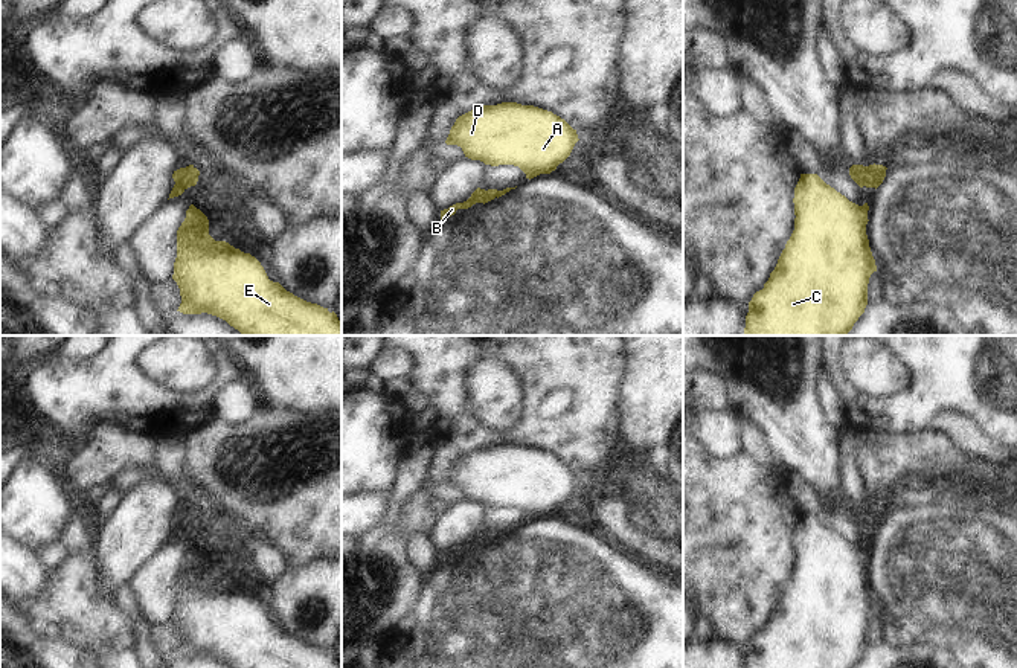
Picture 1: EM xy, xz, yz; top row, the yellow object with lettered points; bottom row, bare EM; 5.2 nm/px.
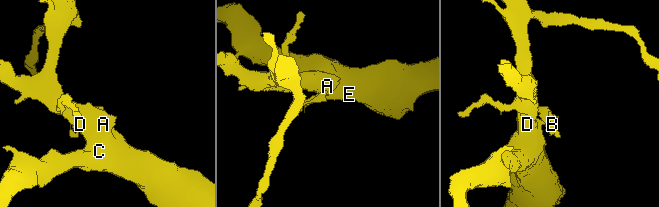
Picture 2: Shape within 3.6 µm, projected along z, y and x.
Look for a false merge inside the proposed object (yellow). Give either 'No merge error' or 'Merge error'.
Merge error.

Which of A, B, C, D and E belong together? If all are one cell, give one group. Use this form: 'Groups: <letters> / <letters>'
Groups: A C D E / B.

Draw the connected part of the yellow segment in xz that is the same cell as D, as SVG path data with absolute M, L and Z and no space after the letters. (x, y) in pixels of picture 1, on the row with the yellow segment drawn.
M502 102L459 116L445 140L485 165L514 165L526 177L550 174L572 153L576 130L552 111Z

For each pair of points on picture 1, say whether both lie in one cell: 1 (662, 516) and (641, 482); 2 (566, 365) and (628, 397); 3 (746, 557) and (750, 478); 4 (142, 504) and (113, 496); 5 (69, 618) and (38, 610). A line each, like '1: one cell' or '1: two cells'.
1: one cell
2: two cells
3: one cell
4: two cells
5: one cell

